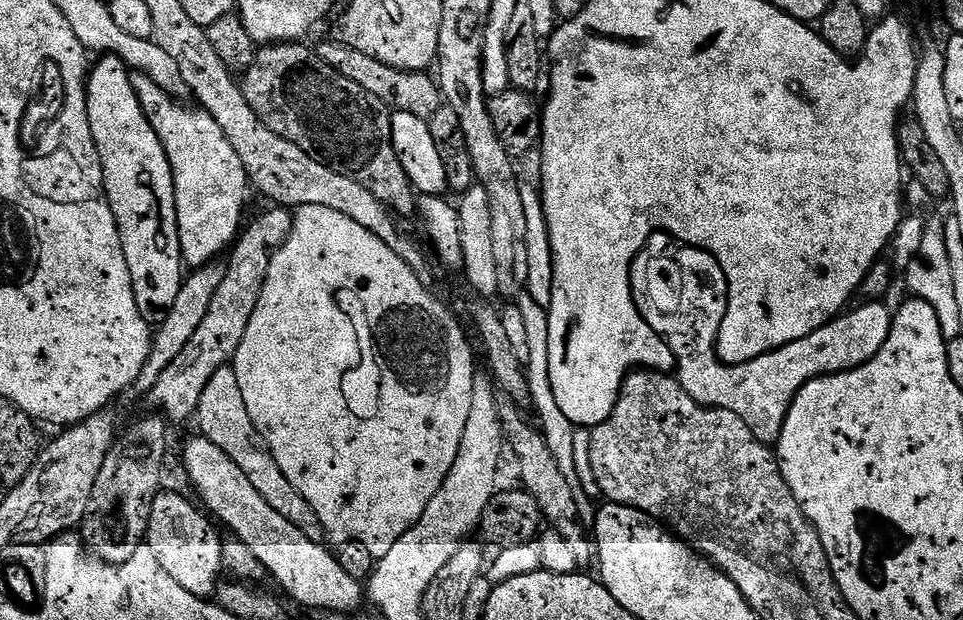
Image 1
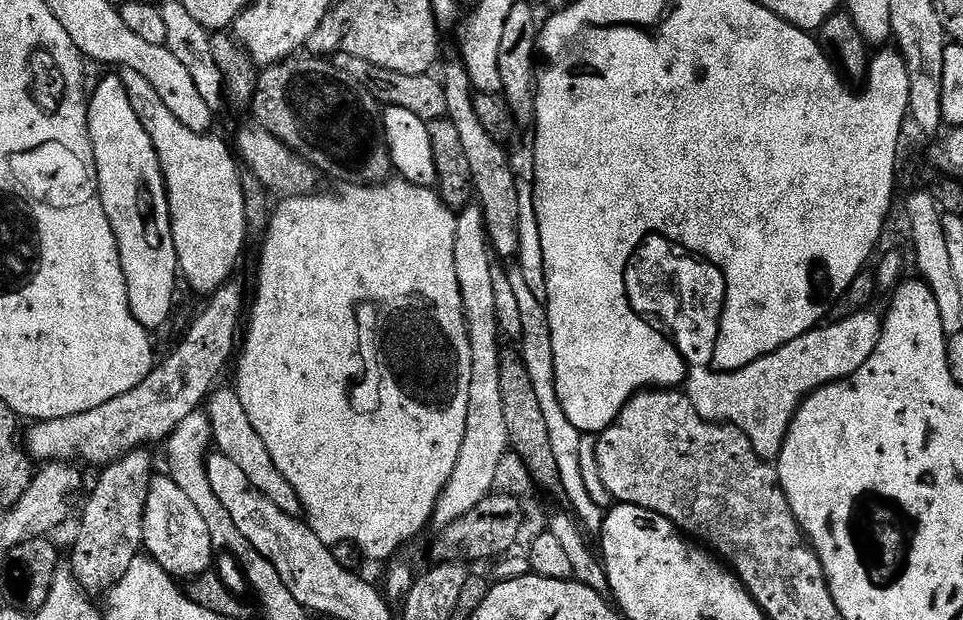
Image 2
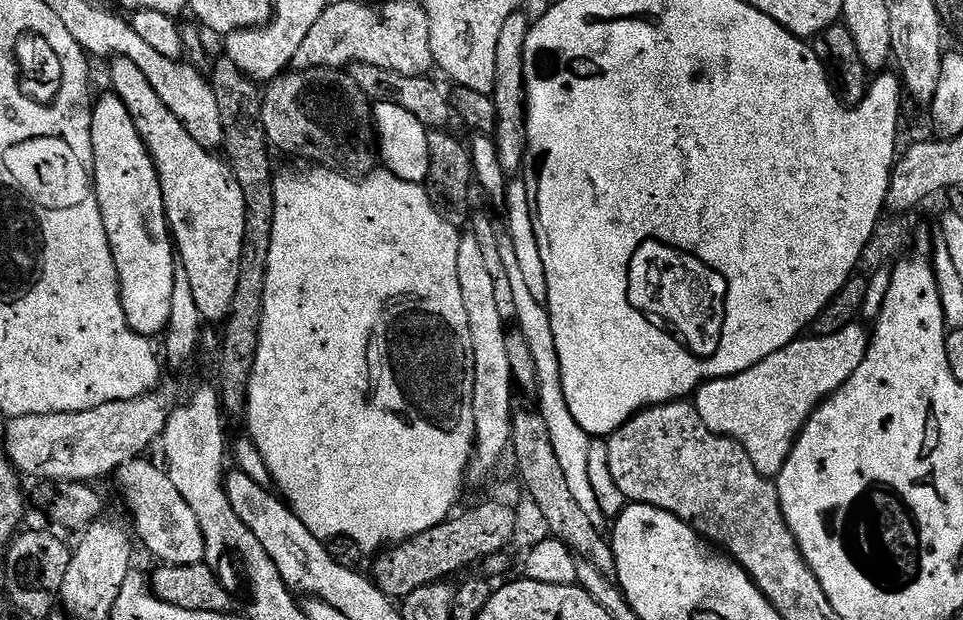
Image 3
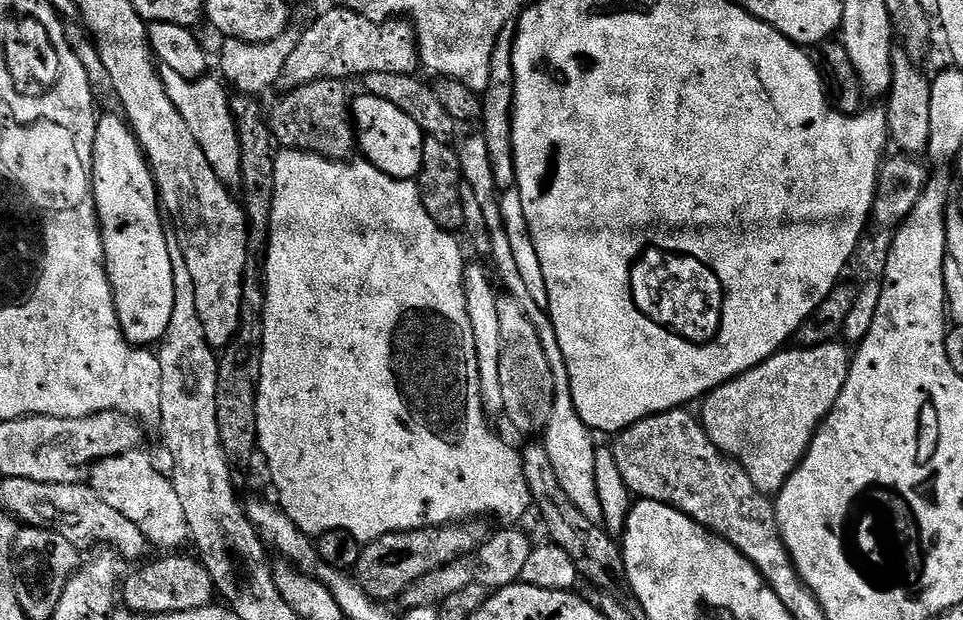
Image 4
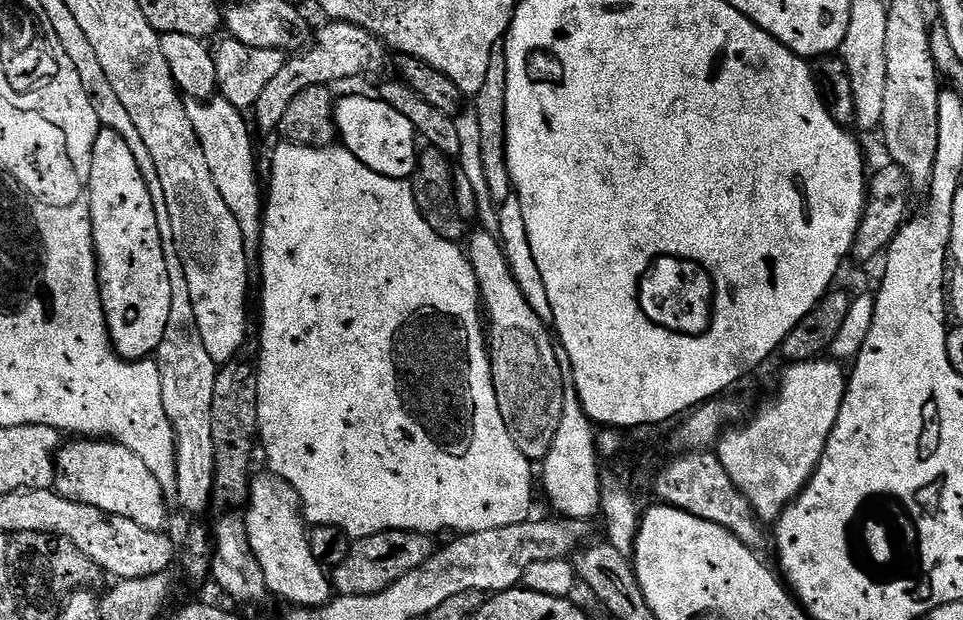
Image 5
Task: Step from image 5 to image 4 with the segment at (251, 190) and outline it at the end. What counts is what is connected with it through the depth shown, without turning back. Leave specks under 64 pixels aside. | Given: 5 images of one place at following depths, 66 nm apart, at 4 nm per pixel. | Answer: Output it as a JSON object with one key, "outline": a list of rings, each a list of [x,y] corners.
{"outline":[[[160,64],[158,71],[162,78],[162,86],[166,90],[166,98],[174,102],[174,110],[178,110],[186,126],[190,126],[190,134],[194,134],[194,142],[202,146],[202,154],[206,154],[210,170],[218,174],[222,183],[229,186],[239,185],[242,174],[242,150],[238,146],[238,130],[232,113],[229,89],[215,75],[212,77],[212,74],[205,74],[199,80],[191,80],[182,78],[182,74],[170,70],[170,66],[165,64]]]}

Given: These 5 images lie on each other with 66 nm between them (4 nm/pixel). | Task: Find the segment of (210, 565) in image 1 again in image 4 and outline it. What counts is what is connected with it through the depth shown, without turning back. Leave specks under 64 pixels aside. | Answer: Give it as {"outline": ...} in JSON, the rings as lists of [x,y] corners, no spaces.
{"outline":[[[144,450],[127,452],[121,456],[111,456],[98,460],[91,465],[92,480],[90,487],[106,502],[114,506],[118,514],[130,518],[138,530],[147,538],[153,549],[180,550],[190,540],[186,514],[182,510],[182,501],[178,499],[178,490],[174,490],[171,479],[156,469],[156,464],[144,453]]]}

